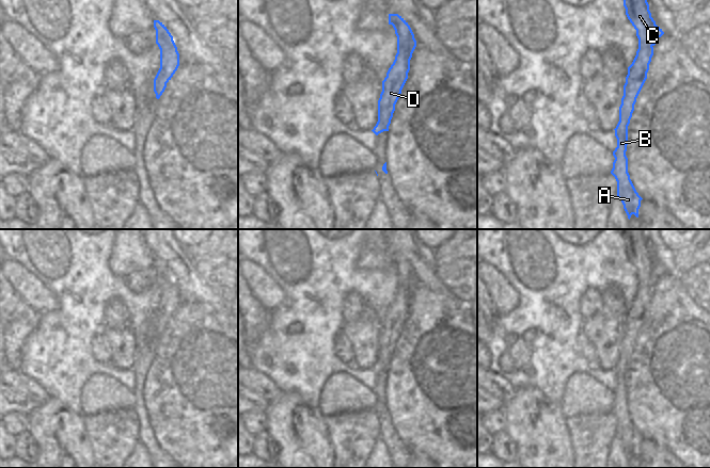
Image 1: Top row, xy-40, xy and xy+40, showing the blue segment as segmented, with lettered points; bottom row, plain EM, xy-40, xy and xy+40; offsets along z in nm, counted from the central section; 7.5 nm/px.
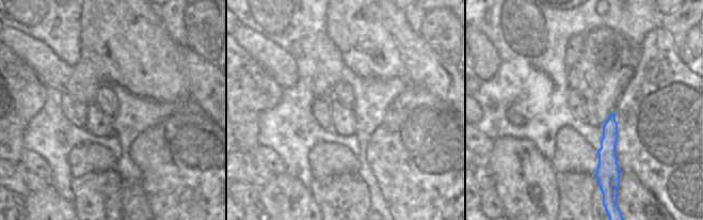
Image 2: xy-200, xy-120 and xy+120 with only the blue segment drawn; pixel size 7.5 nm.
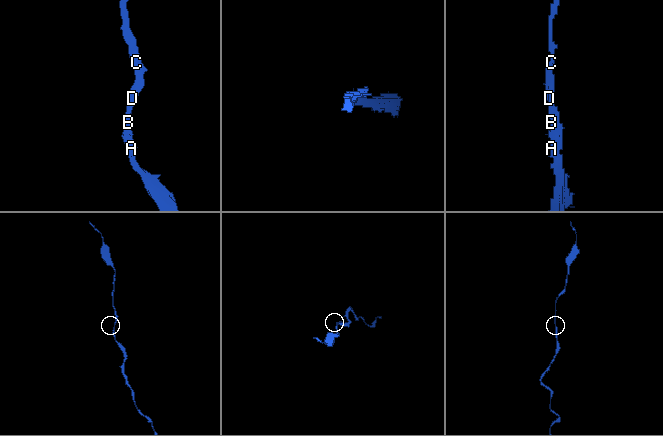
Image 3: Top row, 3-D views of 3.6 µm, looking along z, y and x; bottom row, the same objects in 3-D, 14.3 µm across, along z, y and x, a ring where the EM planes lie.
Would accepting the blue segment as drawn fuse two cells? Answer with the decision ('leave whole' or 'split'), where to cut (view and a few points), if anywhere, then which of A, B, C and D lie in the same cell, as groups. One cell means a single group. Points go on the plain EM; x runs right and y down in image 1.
leave whole | no cut | A B C D

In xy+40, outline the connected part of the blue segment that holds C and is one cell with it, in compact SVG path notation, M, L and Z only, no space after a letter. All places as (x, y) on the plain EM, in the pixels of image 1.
M621 229L621 237L626 254L636 269L638 288L632 303L628 306L624 324L624 335L619 345L619 360L614 368L617 386L613 390L615 399L611 413L617 420L617 436L621 439L630 458L632 453L638 456L638 448L643 437L636 431L628 411L628 397L626 394L628 365L636 337L647 318L649 303L653 294L653 285L664 271L651 256L645 229Z

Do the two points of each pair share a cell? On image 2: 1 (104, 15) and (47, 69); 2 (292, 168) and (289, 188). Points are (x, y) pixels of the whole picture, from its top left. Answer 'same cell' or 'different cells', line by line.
1: same cell
2: different cells

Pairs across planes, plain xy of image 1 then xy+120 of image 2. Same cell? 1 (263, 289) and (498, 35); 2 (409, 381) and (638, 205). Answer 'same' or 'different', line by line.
1: different
2: different

